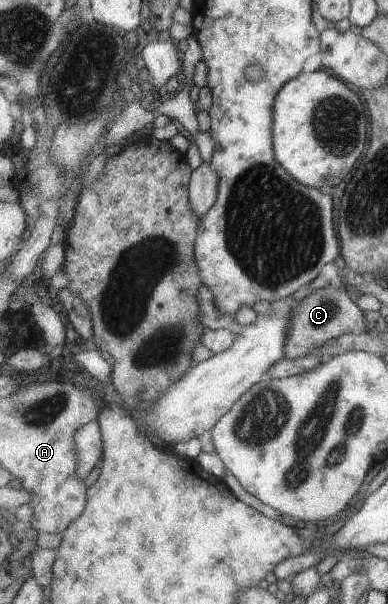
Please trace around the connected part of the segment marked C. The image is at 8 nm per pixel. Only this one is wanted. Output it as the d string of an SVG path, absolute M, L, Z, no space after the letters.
M336 280L326 286L314 290L301 300L290 312L290 326L287 332L286 357L294 360L309 355L312 349L323 342L342 336L343 334L365 334L368 327L368 313L359 309L354 301L354 294Z

